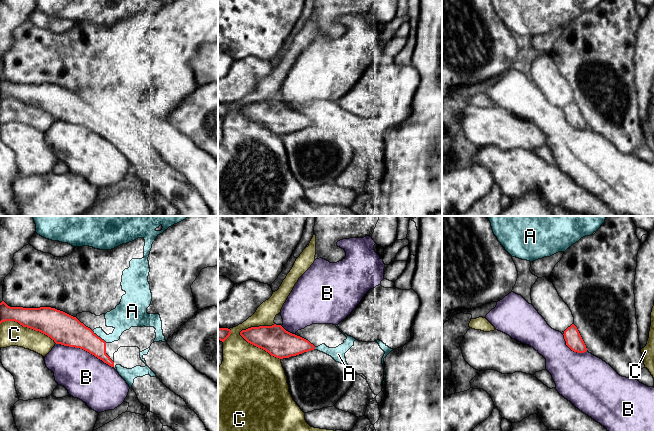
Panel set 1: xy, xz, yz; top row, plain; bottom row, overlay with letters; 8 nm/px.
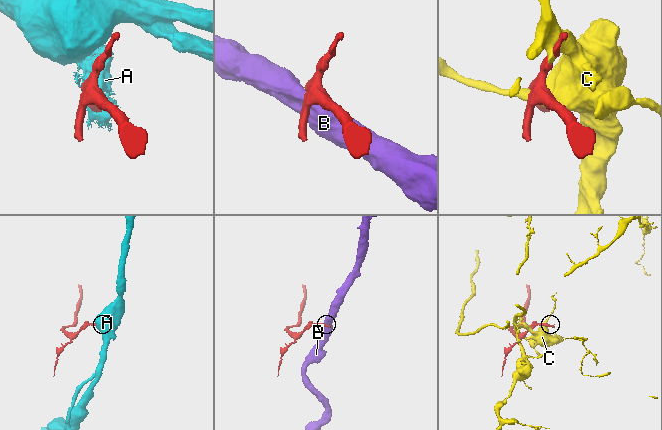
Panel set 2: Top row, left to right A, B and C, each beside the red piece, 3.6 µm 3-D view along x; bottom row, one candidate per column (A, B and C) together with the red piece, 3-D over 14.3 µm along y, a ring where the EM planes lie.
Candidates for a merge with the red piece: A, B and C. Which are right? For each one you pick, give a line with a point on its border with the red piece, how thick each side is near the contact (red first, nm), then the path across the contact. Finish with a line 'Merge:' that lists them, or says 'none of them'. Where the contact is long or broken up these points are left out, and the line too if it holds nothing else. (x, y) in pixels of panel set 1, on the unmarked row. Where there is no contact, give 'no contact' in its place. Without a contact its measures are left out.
Merge: none of them

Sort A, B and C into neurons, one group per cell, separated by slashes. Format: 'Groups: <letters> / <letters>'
Groups: A / B / C

